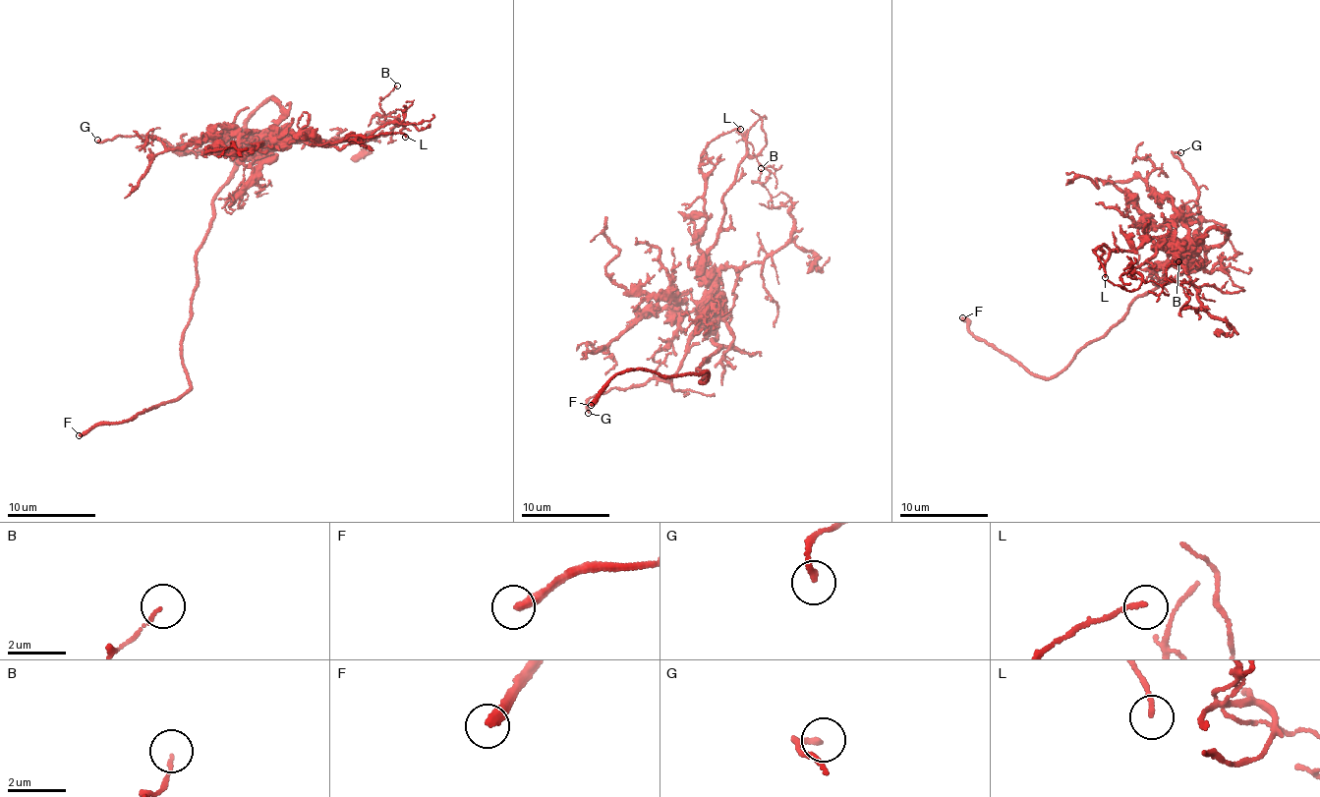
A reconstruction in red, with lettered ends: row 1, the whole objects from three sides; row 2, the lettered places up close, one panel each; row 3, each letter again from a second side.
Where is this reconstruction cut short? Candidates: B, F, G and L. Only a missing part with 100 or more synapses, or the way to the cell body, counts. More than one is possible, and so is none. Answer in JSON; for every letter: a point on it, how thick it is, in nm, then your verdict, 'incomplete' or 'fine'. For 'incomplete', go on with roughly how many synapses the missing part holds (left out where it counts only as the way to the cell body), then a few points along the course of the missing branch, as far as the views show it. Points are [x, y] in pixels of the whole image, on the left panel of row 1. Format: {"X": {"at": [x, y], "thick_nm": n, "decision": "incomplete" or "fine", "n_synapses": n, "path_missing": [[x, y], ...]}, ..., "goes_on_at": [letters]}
{"B": {"at": [397, 85], "thick_nm": 80, "decision": "fine"}, "F": {"at": [79, 435], "thick_nm": 340, "decision": "incomplete"}, "G": {"at": [97, 140], "thick_nm": 200, "decision": "fine"}, "L": {"at": [405, 137], "thick_nm": 150, "decision": "fine"}, "goes_on_at": ["F"]}

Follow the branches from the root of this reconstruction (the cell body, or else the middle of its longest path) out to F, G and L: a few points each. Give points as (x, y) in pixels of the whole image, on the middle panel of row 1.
F: (708, 360), (697, 369), (706, 375), (702, 383), (708, 372), (670, 378), (640, 370), (614, 374), (591, 405)
G: (708, 360), (718, 347), (703, 329), (687, 343), (685, 357), (672, 375), (594, 395), (588, 401), (588, 413)
L: (708, 360), (718, 347), (703, 323), (705, 286), (697, 268), (706, 218), (702, 153), (716, 138), (740, 129)

